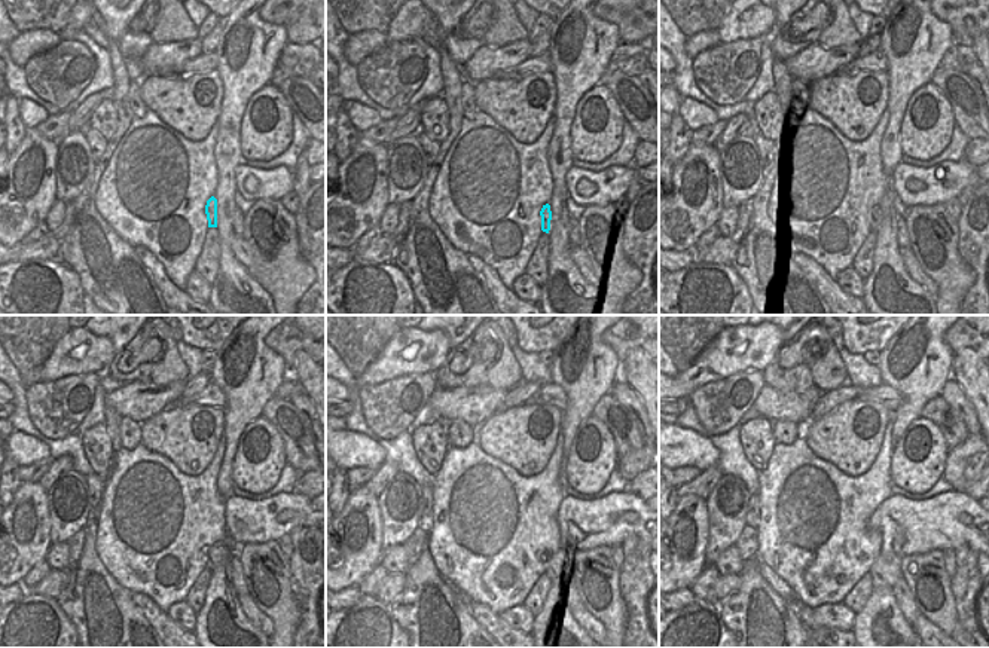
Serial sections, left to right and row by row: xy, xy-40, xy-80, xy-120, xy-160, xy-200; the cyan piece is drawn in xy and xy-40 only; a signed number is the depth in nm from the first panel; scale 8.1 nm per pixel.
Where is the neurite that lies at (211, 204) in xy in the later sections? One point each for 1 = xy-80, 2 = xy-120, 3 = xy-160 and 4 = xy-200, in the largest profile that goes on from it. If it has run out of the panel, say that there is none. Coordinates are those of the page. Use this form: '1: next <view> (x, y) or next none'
1: next xy-80 (876, 211)
2: next xy-120 (220, 552)
3: next xy-160 (558, 562)
4: next xy-200 (887, 569)

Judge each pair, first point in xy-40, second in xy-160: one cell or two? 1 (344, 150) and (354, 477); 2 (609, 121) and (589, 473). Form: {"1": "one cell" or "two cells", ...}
{"1": "two cells", "2": "one cell"}

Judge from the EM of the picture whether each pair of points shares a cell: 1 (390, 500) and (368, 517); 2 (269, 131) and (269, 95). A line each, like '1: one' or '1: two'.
1: two
2: one

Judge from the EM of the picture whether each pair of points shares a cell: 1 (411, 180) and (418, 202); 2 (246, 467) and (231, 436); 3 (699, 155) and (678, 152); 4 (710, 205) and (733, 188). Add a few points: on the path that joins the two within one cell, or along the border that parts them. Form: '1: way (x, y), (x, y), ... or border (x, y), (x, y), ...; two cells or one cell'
1: border (430, 165), (421, 189), (409, 201); two cells
2: border (256, 418), (238, 440), (232, 480); two cells
3: border (690, 141), (686, 153), (674, 165); two cells
4: border (719, 162), (723, 207); two cells

